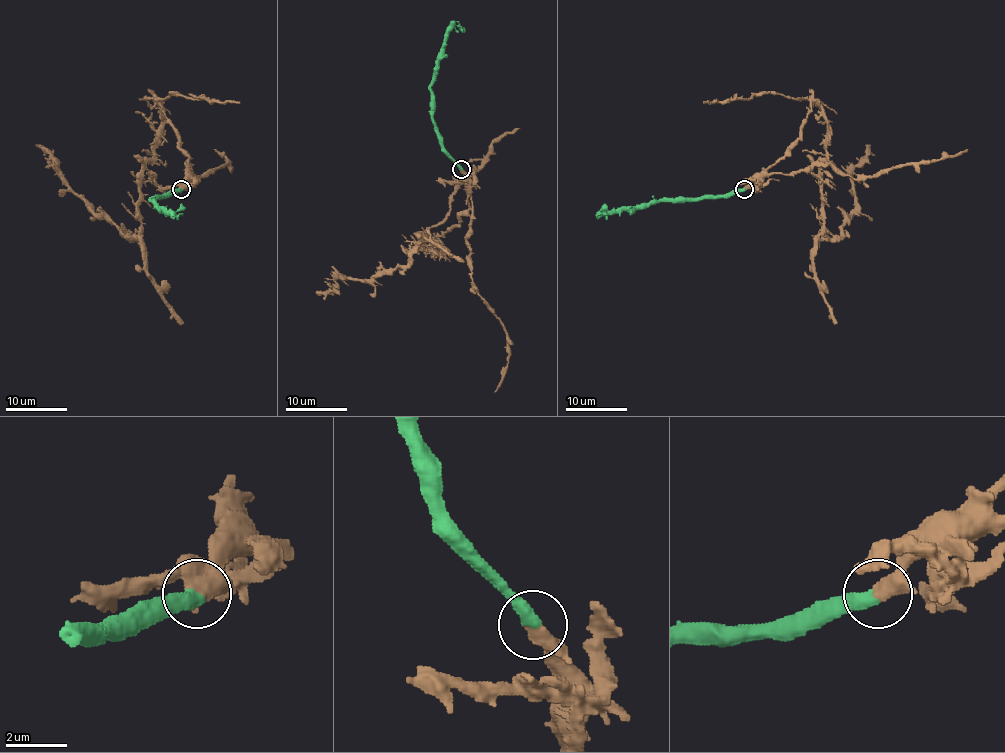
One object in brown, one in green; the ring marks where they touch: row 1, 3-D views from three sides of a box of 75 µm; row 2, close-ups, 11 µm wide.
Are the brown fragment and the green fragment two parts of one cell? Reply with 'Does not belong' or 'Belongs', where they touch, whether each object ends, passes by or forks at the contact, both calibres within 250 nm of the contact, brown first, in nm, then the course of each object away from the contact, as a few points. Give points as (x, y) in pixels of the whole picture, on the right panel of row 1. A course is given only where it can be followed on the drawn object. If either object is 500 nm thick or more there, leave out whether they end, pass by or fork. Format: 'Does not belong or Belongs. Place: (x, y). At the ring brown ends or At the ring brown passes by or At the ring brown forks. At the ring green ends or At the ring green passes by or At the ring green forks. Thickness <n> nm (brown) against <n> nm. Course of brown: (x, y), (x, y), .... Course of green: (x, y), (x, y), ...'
Does not belong. Place: (744, 189). Thickness 550 nm (brown) against 440 nm. Course of brown: (744, 188), (782, 158), (817, 104), (826, 132), (825, 229), (838, 237), (855, 208), (852, 170), (867, 144). Course of green: (744, 188), (721, 196), (600, 211), (607, 207)

